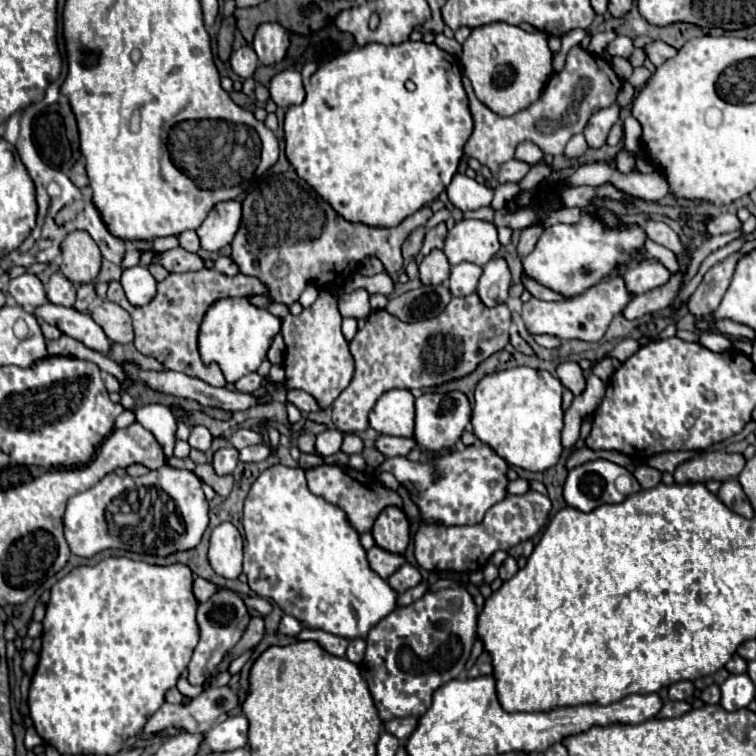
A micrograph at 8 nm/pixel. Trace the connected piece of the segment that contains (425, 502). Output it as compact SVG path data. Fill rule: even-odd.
M482 443L470 445L462 451L454 451L450 455L440 457L440 459L426 457L426 459L422 459L422 463L420 461L408 461L406 457L392 457L392 459L386 459L384 463L380 463L374 471L376 471L376 475L384 473L384 471L392 473L412 493L414 503L418 505L422 517L428 523L446 523L446 525L474 525L474 523L480 523L484 513L494 503L502 501L506 497L508 463L504 459L500 459L488 445L482 445Z

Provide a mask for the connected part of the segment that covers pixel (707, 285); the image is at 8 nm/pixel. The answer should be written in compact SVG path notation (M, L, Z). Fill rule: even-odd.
M732 253L730 257L726 257L724 261L716 263L702 279L702 283L698 285L698 289L694 291L694 295L688 301L688 309L696 319L704 319L708 315L714 313L714 309L720 305L730 279L734 275L734 265L740 259L740 253Z

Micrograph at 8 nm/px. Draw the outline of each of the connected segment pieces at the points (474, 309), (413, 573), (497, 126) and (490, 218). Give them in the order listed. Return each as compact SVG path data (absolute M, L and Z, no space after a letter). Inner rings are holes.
M476 293L454 297L450 305L430 321L402 323L384 309L374 311L368 323L350 341L356 363L352 383L332 405L332 421L344 433L358 433L368 427L368 411L376 399L390 389L430 389L442 383L468 377L492 353L508 345L510 311L506 305L488 309Z
M404 563L396 573L392 573L388 577L388 585L396 591L396 593L404 593L406 589L412 589L420 583L420 571L408 563Z
M572 47L568 51L564 69L550 77L540 99L512 117L498 117L496 113L492 113L484 103L476 99L470 81L466 77L462 77L462 81L470 101L470 113L474 119L474 131L464 145L464 153L468 157L478 159L482 165L488 165L492 173L496 173L502 163L514 157L516 145L522 141L534 141L538 147L544 149L546 155L560 155L566 149L570 137L574 133L582 133L592 113L616 101L616 95L622 87L622 79L618 77L616 81L616 73L612 65L604 57L600 65L600 59L586 53L582 47Z
M488 206L488 207L480 208L476 211L464 212L463 218L464 219L471 219L471 218L480 219L480 220L484 220L494 224L494 213L495 211L490 206Z

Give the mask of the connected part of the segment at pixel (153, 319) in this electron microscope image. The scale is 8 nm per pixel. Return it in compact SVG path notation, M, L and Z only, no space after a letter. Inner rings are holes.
M204 267L202 271L196 271L196 273L168 273L168 277L158 283L156 299L150 301L148 307L130 305L119 281L113 281L108 286L108 299L120 305L122 309L128 309L128 313L132 315L134 347L142 355L150 355L158 359L166 369L204 379L206 383L216 387L224 387L226 379L222 377L222 371L218 365L214 363L202 365L202 359L198 353L198 329L202 323L202 317L214 301L224 297L248 297L250 293L262 295L270 301L270 295L266 293L266 285L262 285L262 281L258 281L256 277L250 277L244 273L238 273L238 277L226 277L212 267L210 269Z

